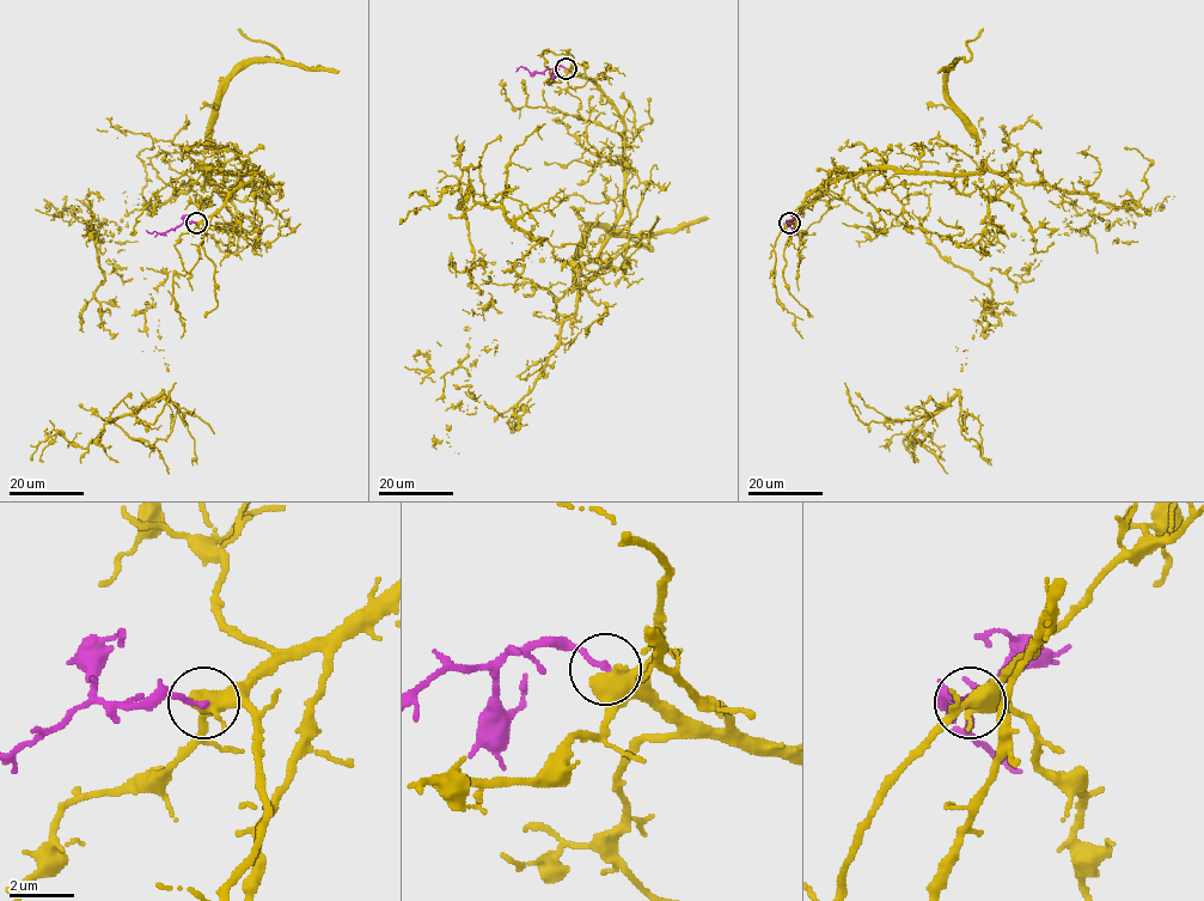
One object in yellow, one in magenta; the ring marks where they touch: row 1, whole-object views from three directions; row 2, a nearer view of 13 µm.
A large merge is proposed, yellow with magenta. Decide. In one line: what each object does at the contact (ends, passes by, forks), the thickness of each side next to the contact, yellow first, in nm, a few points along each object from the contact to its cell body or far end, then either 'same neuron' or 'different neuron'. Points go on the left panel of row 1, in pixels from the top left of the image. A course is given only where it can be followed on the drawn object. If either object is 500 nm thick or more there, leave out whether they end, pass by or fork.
calibres 500 and 180 nm; course yellow (197, 223), (254, 168), (90, 229), (122, 274), (95, 297), (142, 312), (167, 365), (43, 461); course magenta (196, 223), (181, 223), (164, 232), (146, 230); same neuron

